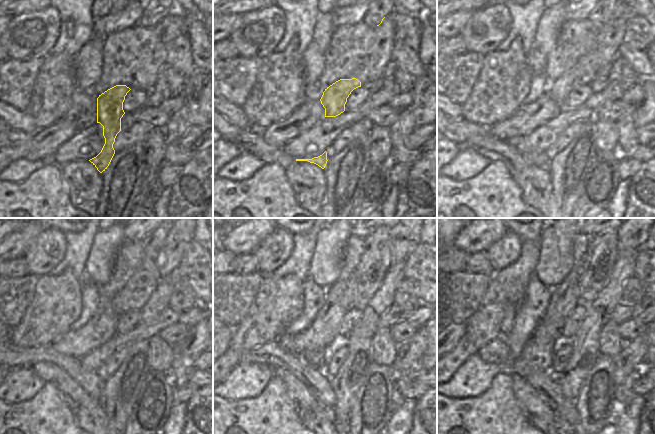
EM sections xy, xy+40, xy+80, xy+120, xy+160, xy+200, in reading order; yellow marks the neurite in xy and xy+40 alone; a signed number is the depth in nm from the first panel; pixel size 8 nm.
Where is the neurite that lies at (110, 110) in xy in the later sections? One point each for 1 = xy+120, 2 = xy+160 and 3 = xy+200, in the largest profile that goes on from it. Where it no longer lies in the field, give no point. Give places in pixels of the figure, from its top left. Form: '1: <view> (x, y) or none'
1: xy+120 (136, 292)
2: xy+160 (368, 276)
3: xy+200 (599, 261)

